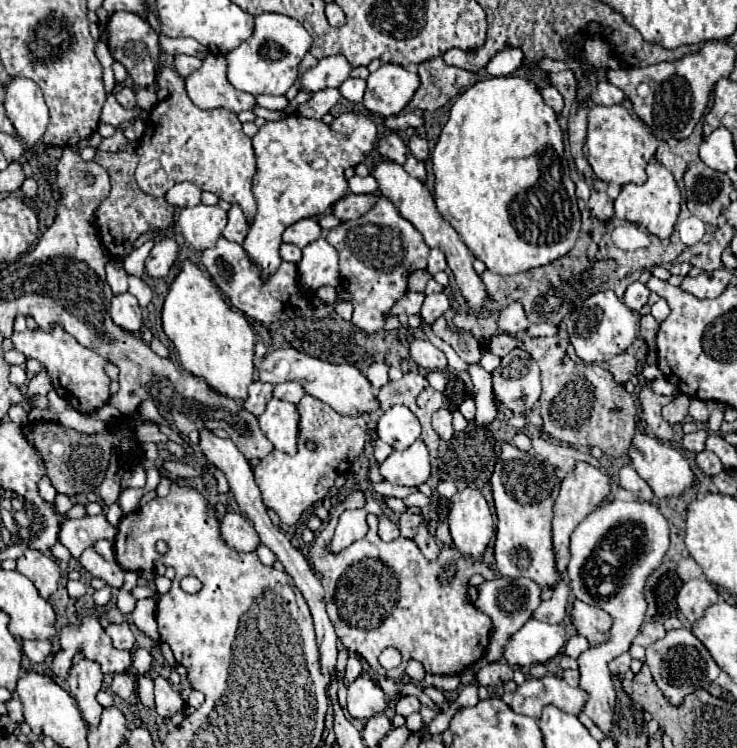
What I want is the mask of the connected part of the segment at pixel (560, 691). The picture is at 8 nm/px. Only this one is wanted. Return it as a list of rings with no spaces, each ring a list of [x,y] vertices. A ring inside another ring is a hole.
[[[559,676],[529,678],[513,694],[505,694],[503,702],[509,704],[515,712],[531,718],[539,718],[543,706],[553,704],[567,714],[579,714],[585,708],[587,694],[581,688],[569,686]]]

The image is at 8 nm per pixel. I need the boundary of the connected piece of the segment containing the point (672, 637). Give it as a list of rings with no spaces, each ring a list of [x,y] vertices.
[[[689,628],[669,630],[665,634],[665,638],[653,642],[645,650],[647,650],[645,662],[651,668],[651,674],[653,674],[655,682],[657,682],[657,686],[663,690],[665,698],[671,704],[675,704],[675,706],[679,706],[681,700],[687,694],[695,692],[699,686],[711,684],[719,676],[719,672],[721,672],[721,668],[711,658],[711,654],[707,652],[707,648],[701,644],[701,640]]]

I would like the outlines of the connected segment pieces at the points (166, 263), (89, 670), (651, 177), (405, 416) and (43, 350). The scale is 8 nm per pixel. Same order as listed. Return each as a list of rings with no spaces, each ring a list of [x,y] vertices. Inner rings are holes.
[[[173,238],[157,240],[151,254],[145,260],[145,270],[153,278],[163,278],[169,274],[177,258],[179,258],[179,244]]]
[[[75,654],[69,674],[67,674],[67,684],[79,704],[83,718],[87,720],[87,724],[99,722],[103,708],[95,700],[95,696],[101,690],[101,682],[103,682],[101,666],[97,666],[97,662],[85,658],[83,654]]]
[[[653,160],[647,166],[647,182],[645,184],[625,184],[621,188],[621,194],[615,200],[615,214],[621,220],[627,220],[627,222],[647,228],[653,236],[663,240],[673,234],[673,226],[679,216],[679,206],[681,206],[681,192],[673,180],[671,172],[663,164]]]
[[[397,404],[383,412],[377,422],[377,434],[395,450],[405,450],[421,436],[421,424],[409,408]]]
[[[55,326],[53,330],[45,332],[41,328],[37,330],[23,330],[23,332],[13,332],[11,334],[11,340],[13,340],[13,346],[17,350],[21,350],[27,358],[35,358],[39,360],[55,390],[81,414],[93,414],[95,410],[103,408],[107,402],[109,402],[109,384],[111,380],[107,378],[107,374],[103,372],[103,366],[105,366],[105,358],[101,358],[97,352],[81,346],[71,334],[65,334],[65,330],[61,330],[61,326]]]

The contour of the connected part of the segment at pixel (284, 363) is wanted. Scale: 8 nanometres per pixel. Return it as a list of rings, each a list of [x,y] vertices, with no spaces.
[[[279,348],[267,354],[257,370],[257,376],[261,382],[271,382],[271,384],[279,384],[285,380],[297,380],[305,388],[307,394],[329,404],[335,412],[343,416],[363,416],[379,408],[377,396],[373,394],[373,386],[361,374],[361,370],[357,370],[351,364],[329,364],[313,356],[307,356],[299,350],[293,350],[293,348]]]

